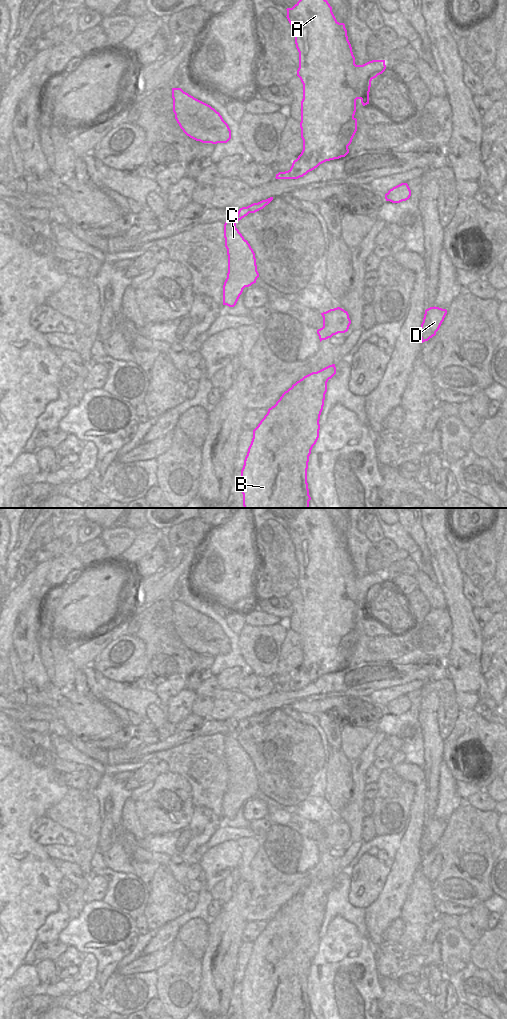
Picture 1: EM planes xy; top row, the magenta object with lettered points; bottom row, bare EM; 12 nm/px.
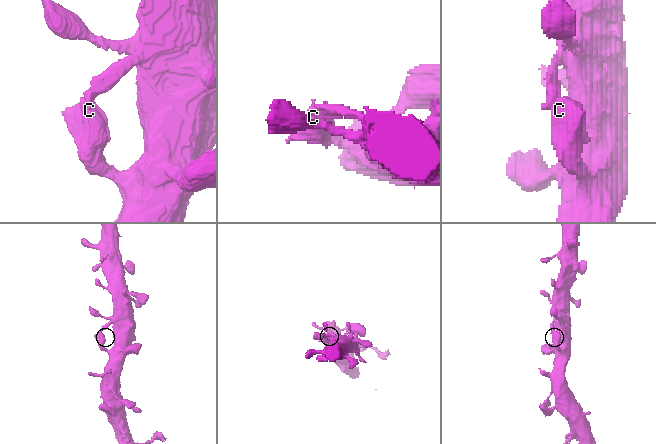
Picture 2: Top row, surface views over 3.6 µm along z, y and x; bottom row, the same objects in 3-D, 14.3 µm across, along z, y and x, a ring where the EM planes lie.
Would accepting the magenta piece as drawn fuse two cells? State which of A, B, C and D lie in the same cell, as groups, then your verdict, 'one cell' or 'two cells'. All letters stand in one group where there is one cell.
groups A B C D; one cell

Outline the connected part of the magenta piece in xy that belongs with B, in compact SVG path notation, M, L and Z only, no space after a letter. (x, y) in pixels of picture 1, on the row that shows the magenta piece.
M332 364L304 376L282 394L253 430L253 438L241 470L244 508L309 508L311 500L307 483L309 456L319 438L319 420L327 392L327 382L335 374L336 367Z

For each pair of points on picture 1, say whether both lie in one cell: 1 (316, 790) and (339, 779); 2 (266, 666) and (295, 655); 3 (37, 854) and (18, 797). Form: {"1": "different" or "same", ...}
{"1": "different", "2": "different", "3": "same"}

